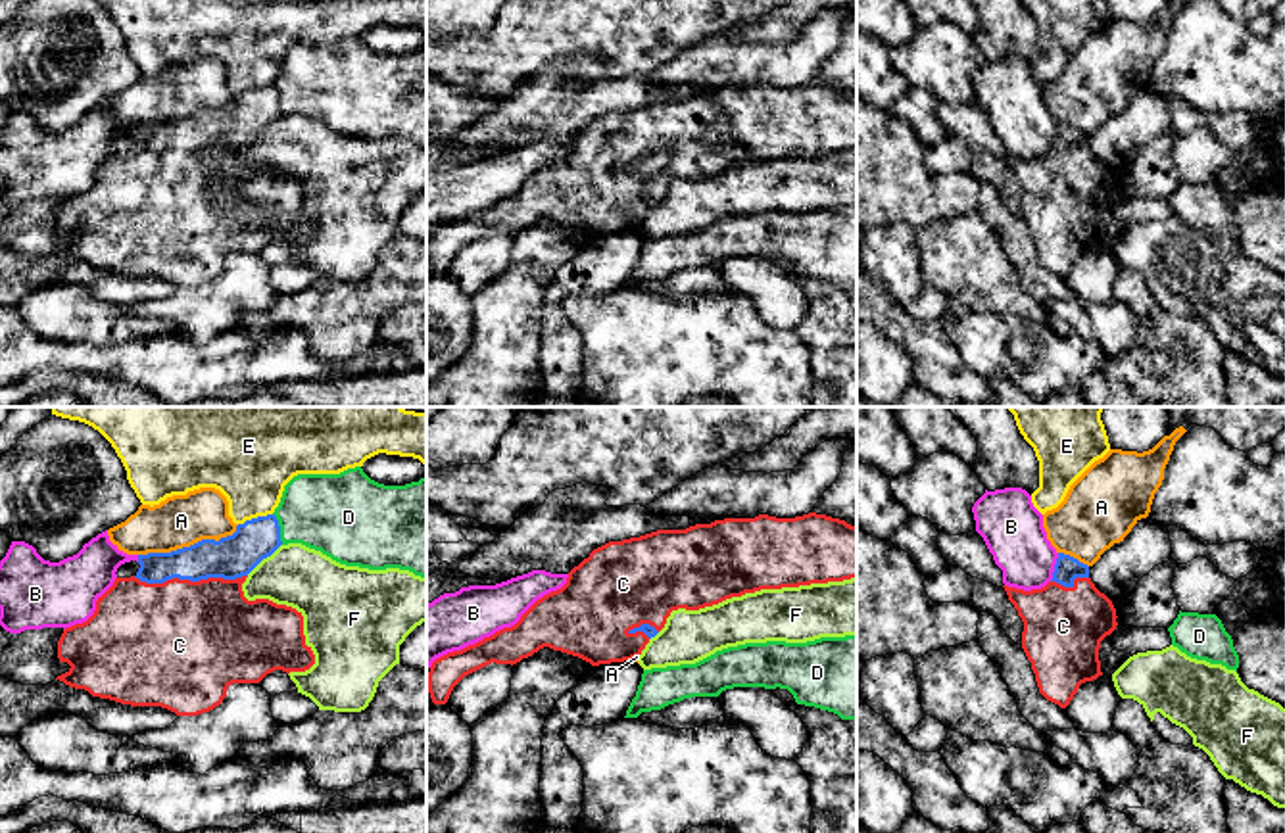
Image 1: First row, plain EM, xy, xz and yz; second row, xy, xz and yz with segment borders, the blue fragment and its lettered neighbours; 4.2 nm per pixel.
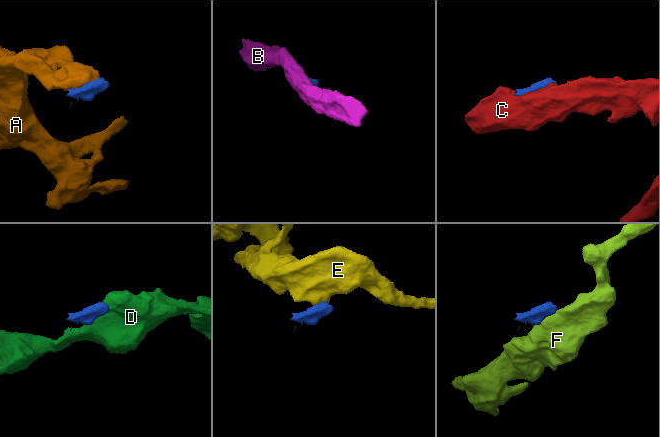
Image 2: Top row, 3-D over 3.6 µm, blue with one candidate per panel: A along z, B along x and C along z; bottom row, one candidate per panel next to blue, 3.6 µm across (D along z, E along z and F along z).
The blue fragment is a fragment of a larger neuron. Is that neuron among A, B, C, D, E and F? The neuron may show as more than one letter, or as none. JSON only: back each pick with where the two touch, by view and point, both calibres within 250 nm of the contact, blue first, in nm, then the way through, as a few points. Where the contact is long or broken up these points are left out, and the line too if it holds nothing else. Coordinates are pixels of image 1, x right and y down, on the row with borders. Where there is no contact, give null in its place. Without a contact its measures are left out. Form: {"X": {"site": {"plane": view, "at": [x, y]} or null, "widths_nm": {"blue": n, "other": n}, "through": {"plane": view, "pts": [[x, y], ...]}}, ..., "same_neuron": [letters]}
{"C": {"site": {"plane": "xy", "at": [189, 578]}, "widths_nm": {"blue": 180, "other": 480}}, "same_neuron": ["C"]}

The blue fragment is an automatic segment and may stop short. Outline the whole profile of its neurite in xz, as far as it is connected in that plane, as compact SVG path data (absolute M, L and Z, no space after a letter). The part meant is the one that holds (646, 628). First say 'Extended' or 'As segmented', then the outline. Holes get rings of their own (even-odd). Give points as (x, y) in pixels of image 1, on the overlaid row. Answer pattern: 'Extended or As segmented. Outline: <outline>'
Extended. Outline: M816 512L795 518L724 518L609 541L574 566L561 589L538 599L515 626L436 658L428 672L428 693L434 704L446 704L465 676L492 662L513 666L544 647L592 666L632 660L665 628L672 610L699 610L761 589L851 578L857 578L857 526Z

